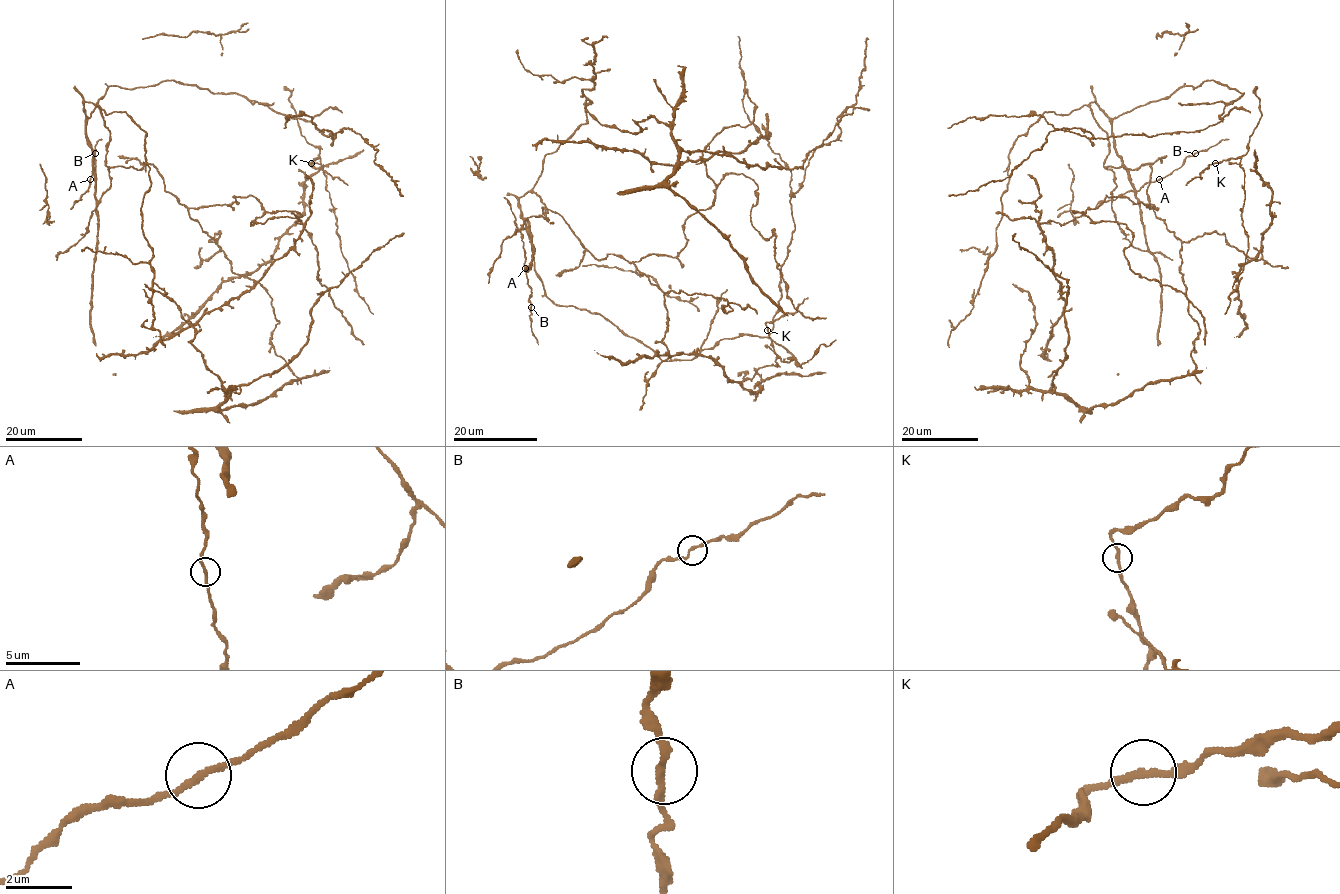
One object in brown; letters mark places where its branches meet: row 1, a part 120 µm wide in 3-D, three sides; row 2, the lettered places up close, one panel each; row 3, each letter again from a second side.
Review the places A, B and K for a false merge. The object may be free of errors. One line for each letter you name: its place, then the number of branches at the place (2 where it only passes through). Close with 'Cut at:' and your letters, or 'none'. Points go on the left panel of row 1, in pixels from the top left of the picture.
Cut at: none

